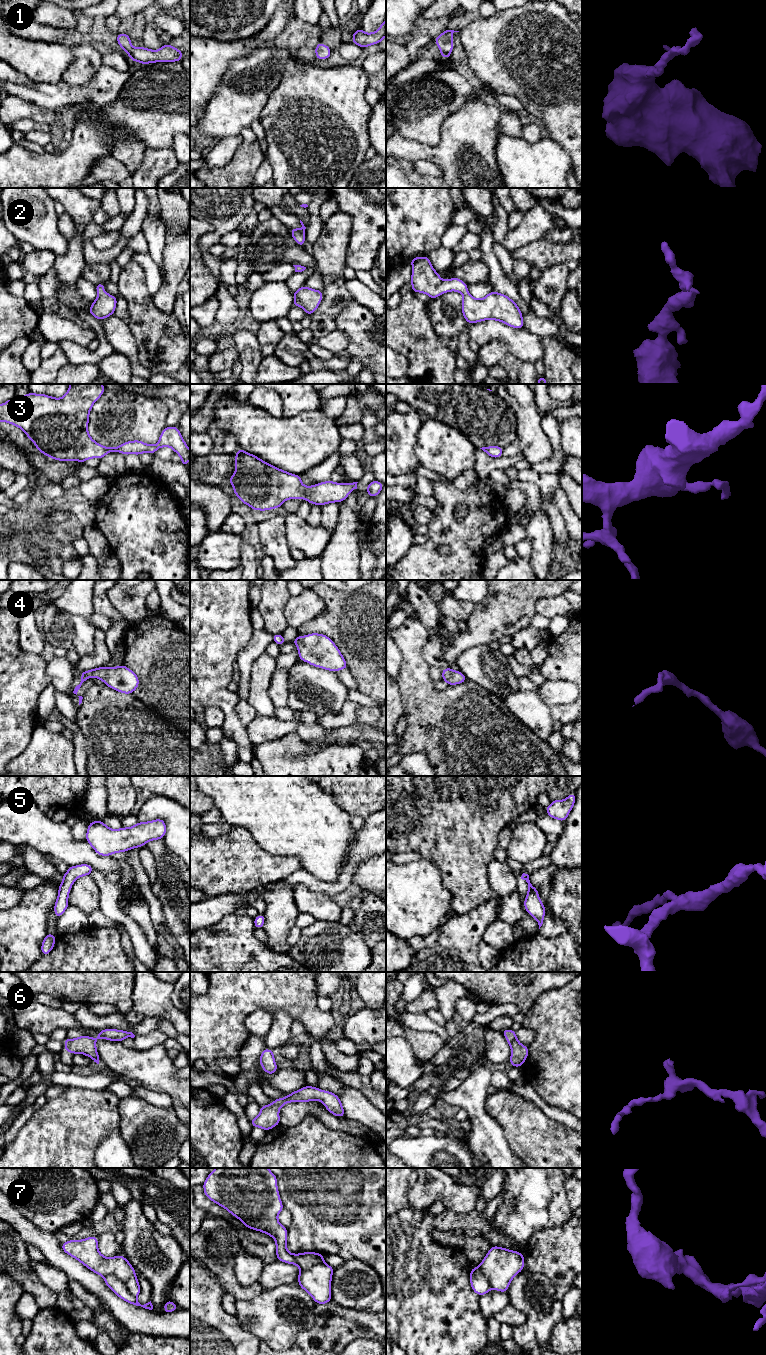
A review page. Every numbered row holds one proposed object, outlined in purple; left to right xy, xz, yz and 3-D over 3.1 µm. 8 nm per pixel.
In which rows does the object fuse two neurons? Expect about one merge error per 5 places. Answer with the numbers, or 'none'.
7

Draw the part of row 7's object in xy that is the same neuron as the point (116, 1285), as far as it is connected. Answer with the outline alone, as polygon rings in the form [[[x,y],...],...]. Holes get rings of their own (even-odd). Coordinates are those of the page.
[[[106,1275],[103,1276],[105,1284],[121,1299],[123,1299],[124,1301],[136,1305],[136,1306],[141,1306],[145,1309],[149,1309],[152,1310],[153,1309],[153,1305],[150,1302],[141,1305],[136,1297],[134,1297],[127,1289],[127,1286],[117,1277],[115,1277],[114,1275]]]

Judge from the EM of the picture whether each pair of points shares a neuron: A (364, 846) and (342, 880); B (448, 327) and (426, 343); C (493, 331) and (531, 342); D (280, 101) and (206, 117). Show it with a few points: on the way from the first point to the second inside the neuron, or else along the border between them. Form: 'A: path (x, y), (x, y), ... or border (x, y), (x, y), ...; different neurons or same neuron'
A: path (357, 854), (346, 872); same neuron
B: border (428, 313), (434, 332), (445, 341); different neurons
C: path (502, 332), (522, 342); same neuron
D: border (278, 84), (258, 118); different neurons

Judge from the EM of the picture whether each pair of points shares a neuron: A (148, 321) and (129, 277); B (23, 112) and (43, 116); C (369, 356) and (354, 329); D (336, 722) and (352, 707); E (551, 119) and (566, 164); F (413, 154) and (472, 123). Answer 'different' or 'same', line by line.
A: same
B: same
C: same
D: same
E: different
F: same

